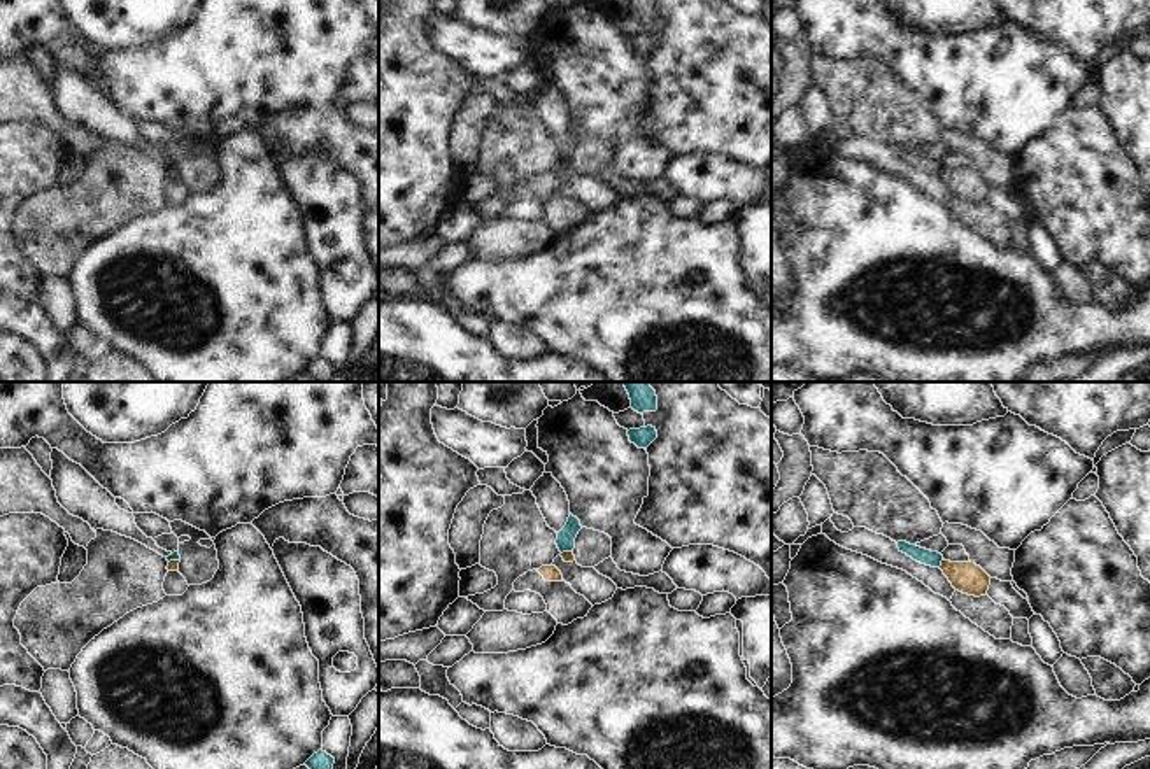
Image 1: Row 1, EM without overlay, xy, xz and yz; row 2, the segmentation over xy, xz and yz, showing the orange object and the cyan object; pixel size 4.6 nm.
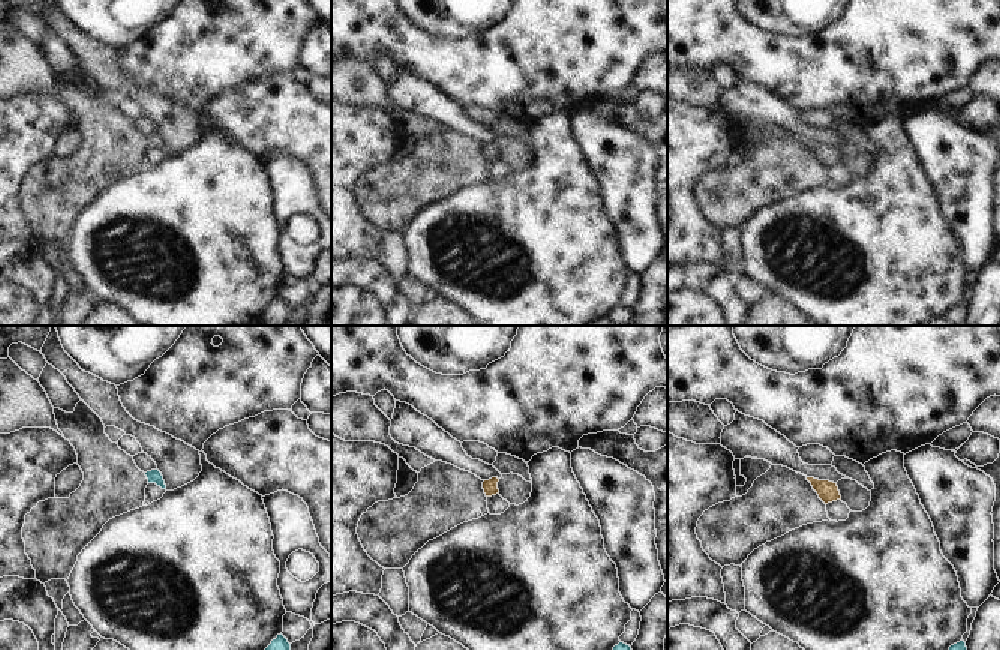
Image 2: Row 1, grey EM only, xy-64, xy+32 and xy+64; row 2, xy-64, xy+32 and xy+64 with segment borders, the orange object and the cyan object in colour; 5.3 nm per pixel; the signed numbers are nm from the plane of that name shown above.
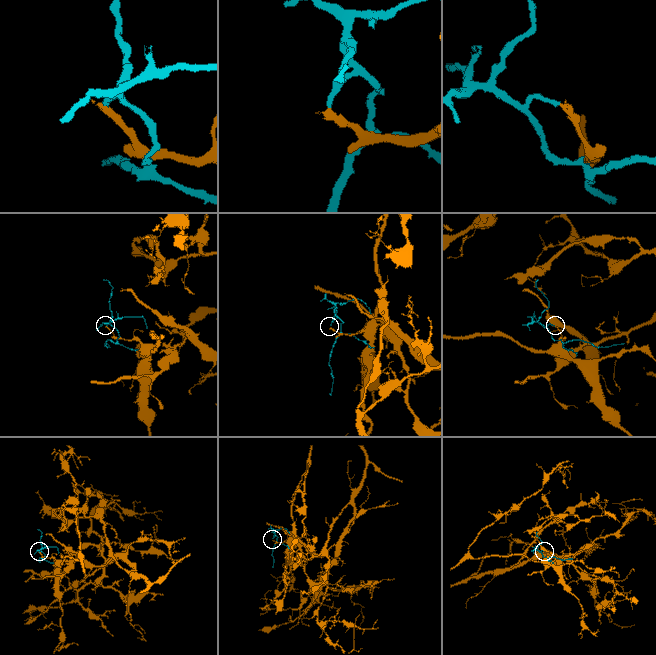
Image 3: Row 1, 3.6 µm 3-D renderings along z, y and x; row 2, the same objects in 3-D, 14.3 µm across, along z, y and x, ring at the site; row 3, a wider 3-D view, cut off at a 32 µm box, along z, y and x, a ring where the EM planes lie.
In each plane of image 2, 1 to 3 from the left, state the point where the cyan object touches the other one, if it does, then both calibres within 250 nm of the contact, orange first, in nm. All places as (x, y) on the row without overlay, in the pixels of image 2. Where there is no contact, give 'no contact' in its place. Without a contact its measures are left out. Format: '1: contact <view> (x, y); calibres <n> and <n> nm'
1: no contact
2: no contact
3: no contact

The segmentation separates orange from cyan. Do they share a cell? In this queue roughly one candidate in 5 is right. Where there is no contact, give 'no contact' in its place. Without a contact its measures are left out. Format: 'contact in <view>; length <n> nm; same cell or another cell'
contact in yz; length 50 nm; another cell

